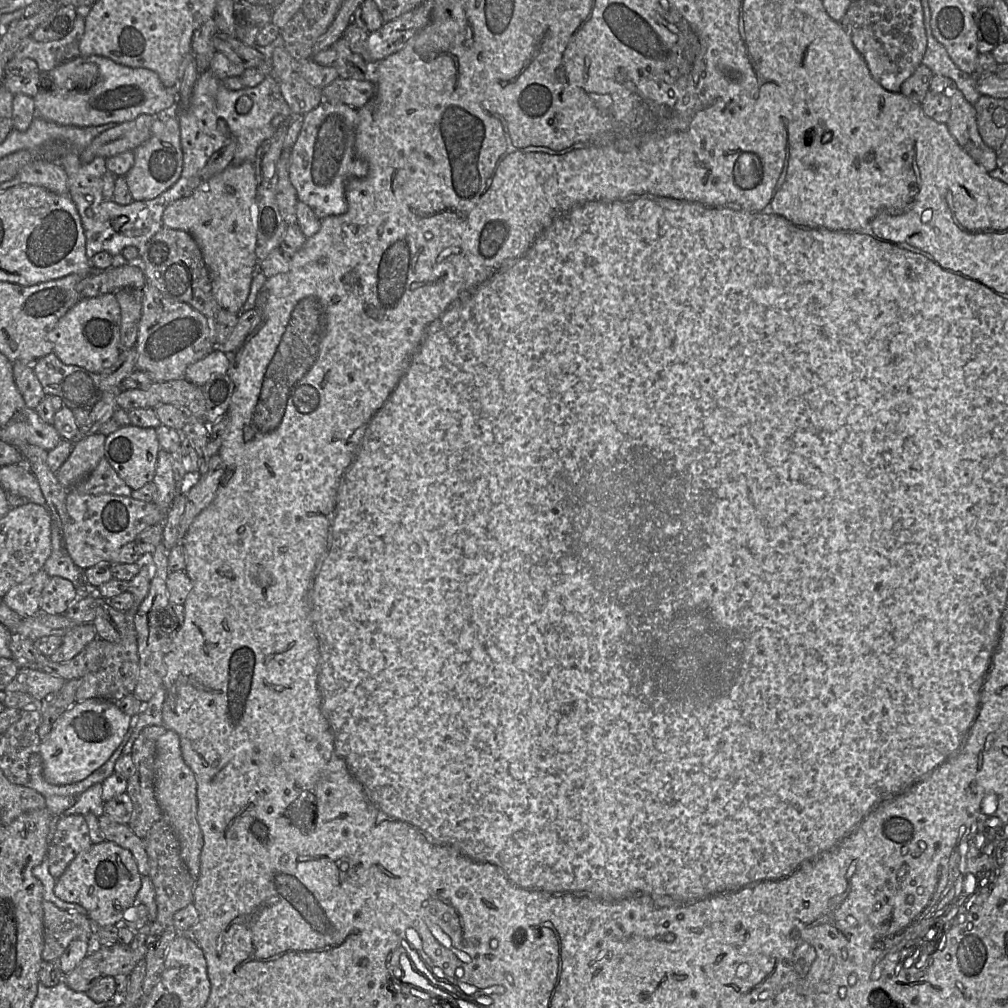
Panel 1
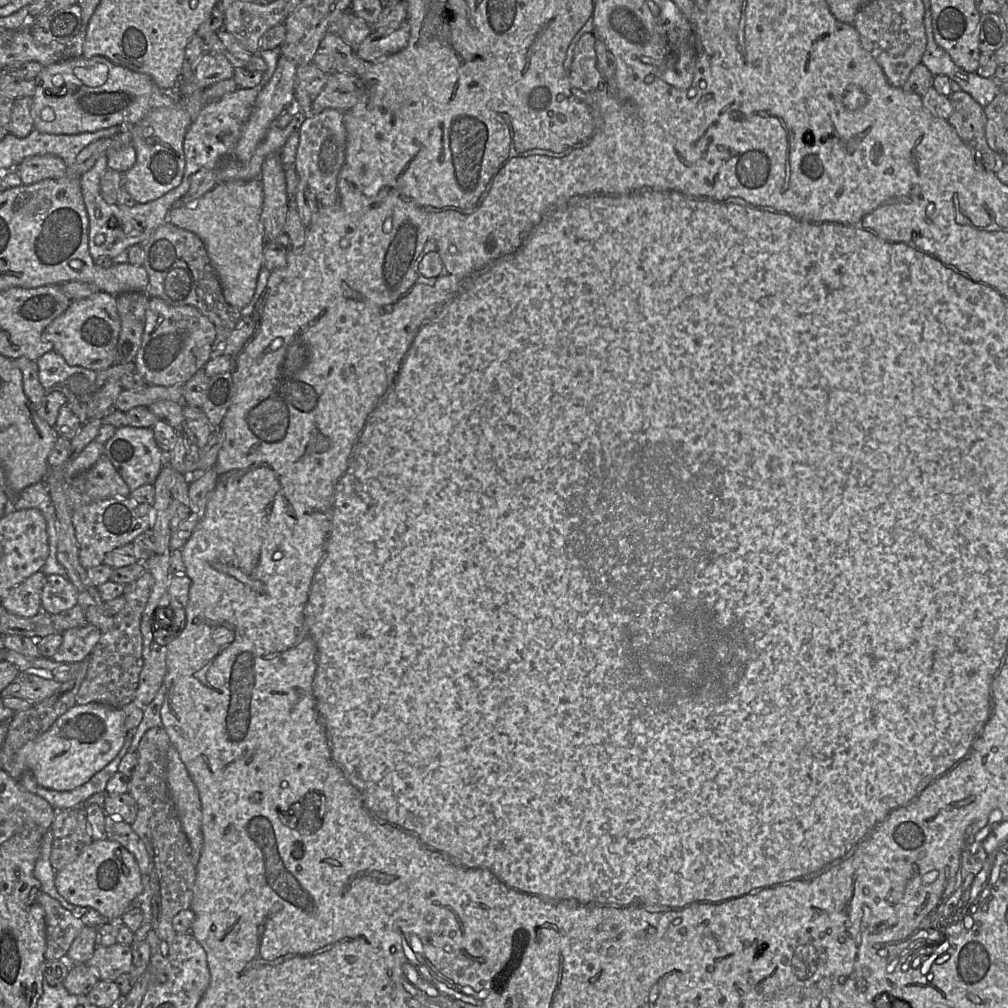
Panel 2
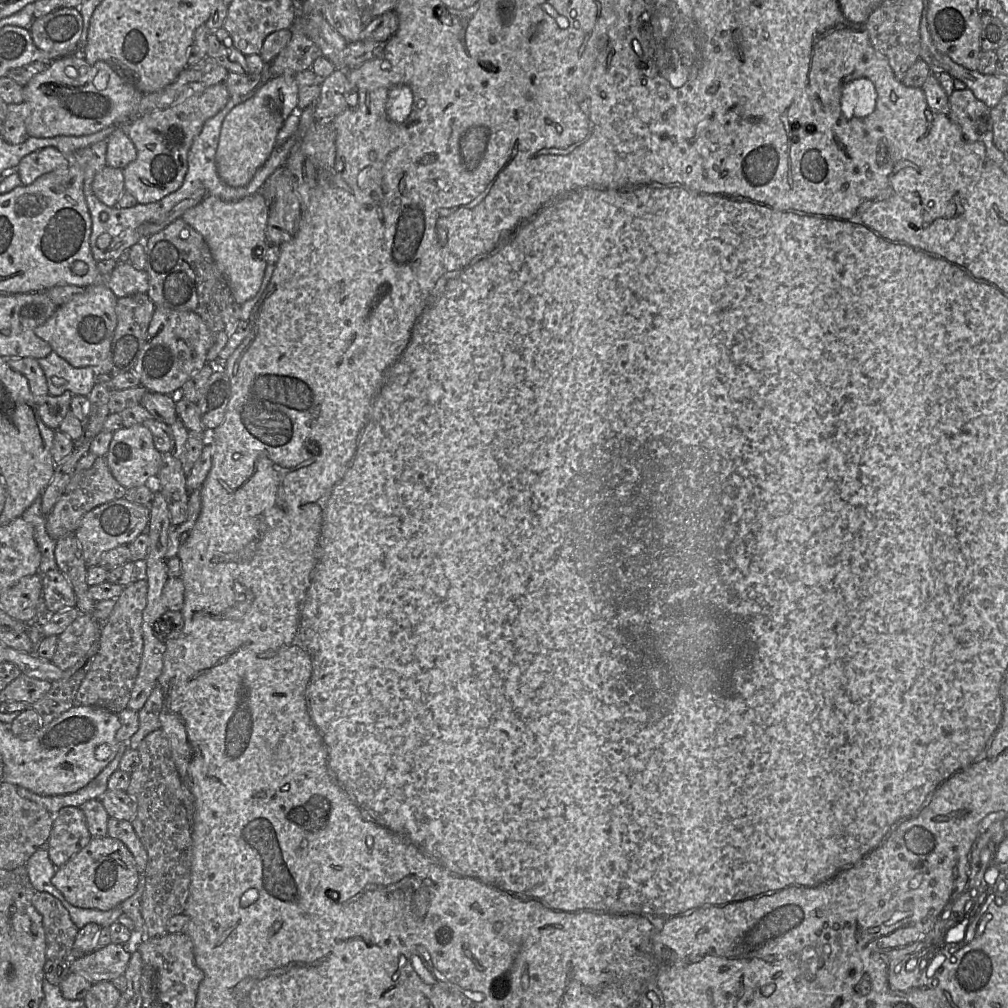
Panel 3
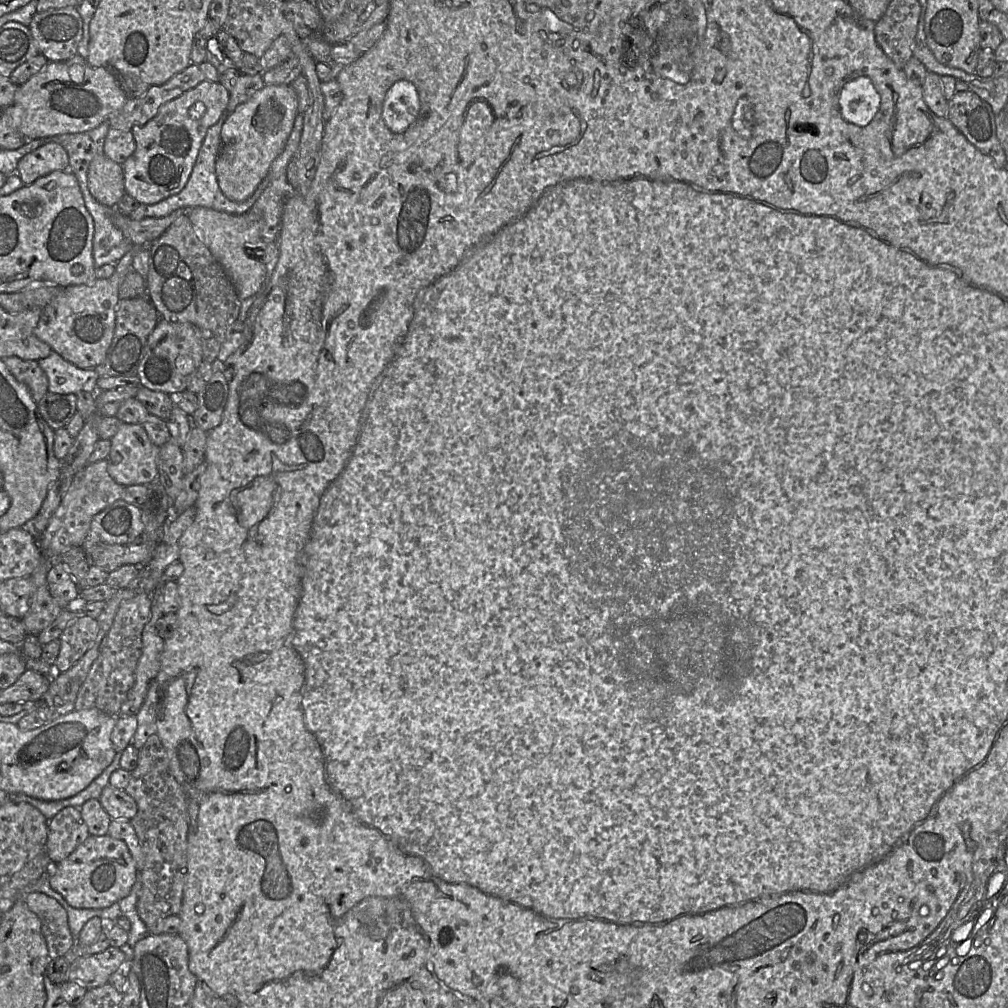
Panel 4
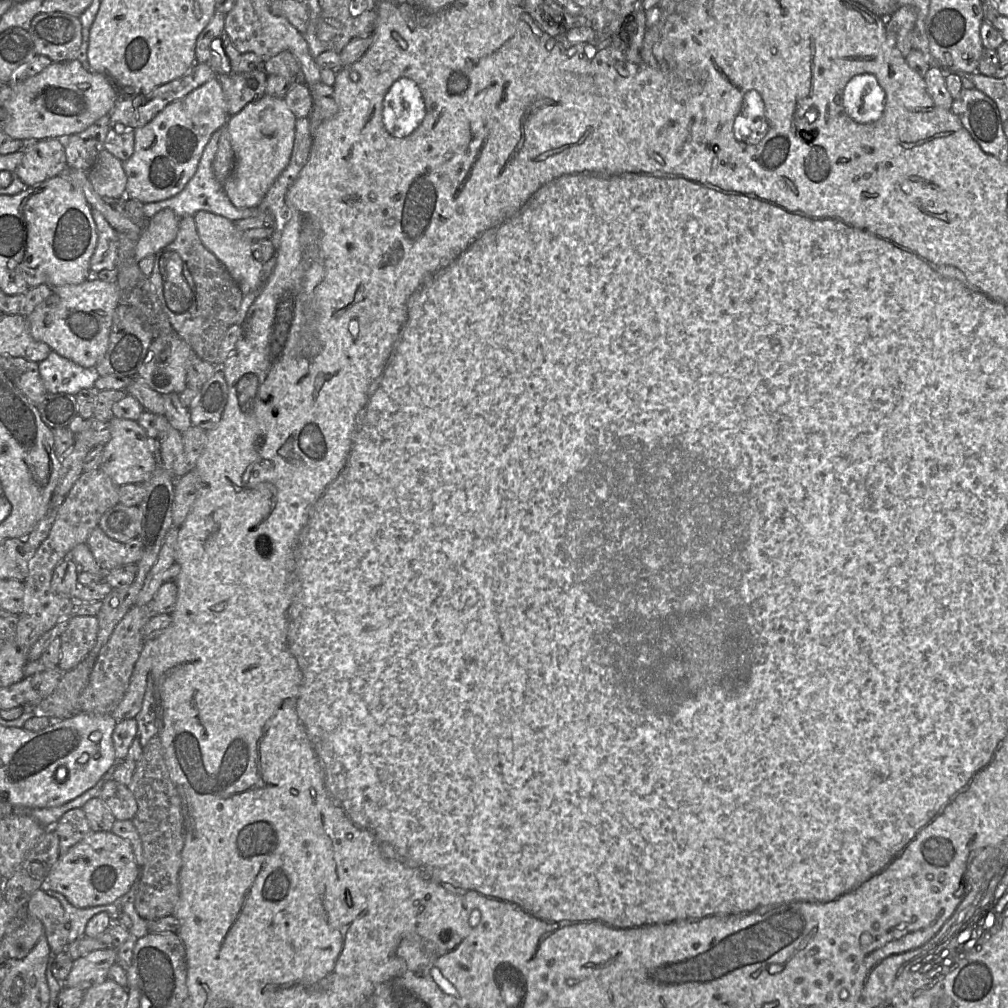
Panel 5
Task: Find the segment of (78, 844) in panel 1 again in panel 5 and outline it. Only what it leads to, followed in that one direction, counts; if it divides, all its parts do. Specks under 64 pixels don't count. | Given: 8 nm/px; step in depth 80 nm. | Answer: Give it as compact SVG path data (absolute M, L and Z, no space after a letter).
M82 808L64 813L52 829L59 837L60 855L81 841L91 830Z

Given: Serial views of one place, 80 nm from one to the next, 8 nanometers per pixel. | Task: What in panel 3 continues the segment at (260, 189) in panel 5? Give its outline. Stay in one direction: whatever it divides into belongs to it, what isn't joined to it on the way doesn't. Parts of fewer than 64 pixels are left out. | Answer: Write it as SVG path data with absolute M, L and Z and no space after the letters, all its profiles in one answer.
M295 75L270 78L248 100L235 106L225 117L216 151L219 178L232 187L247 185L276 145L278 132L290 114L297 112L298 87Z

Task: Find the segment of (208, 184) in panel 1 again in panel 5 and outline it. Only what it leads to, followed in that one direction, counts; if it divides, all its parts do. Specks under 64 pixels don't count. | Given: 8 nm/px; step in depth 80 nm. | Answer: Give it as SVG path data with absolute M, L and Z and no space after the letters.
M199 211L193 216L198 236L204 245L227 269L230 276L238 284L243 295L257 289L261 284L263 263L254 258L252 241L246 239L235 228L234 222L223 216L206 211Z

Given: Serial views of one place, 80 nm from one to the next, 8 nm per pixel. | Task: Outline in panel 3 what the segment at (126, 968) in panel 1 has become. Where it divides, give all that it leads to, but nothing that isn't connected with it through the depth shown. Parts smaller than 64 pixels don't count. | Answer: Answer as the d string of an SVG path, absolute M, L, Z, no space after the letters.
M110 943L70 963L70 972L85 976L92 984L123 975L131 954L125 945Z

